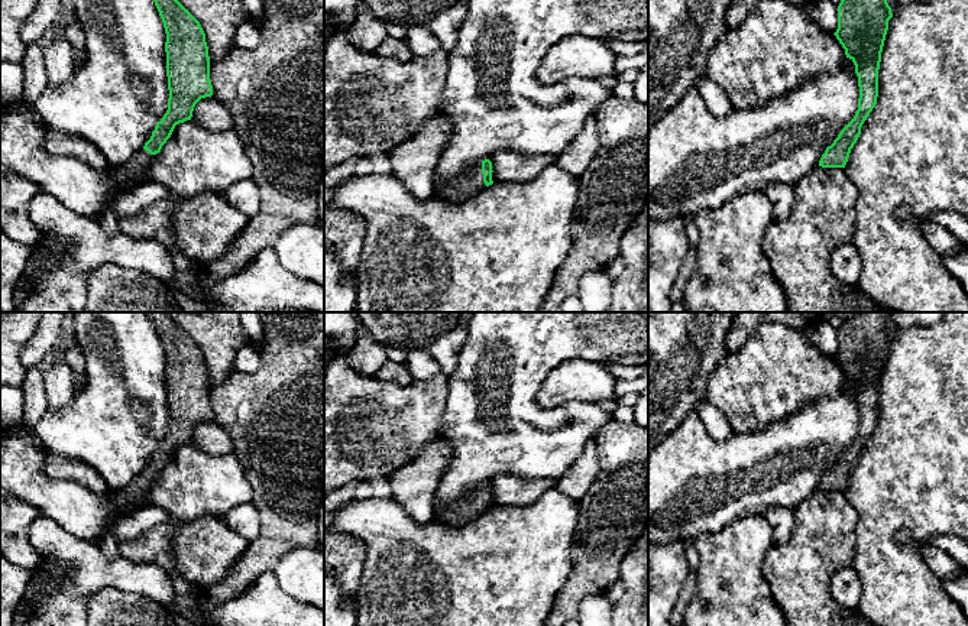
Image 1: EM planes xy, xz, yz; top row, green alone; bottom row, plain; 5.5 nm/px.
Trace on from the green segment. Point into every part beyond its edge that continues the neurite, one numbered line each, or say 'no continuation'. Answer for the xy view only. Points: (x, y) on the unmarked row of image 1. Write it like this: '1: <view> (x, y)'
1: xy (133, 495)

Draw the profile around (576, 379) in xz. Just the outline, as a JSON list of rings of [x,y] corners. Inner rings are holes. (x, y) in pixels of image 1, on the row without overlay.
[[[567,359],[548,372],[535,399],[543,409],[556,409],[572,400],[599,403],[616,398],[616,380],[603,364]]]

